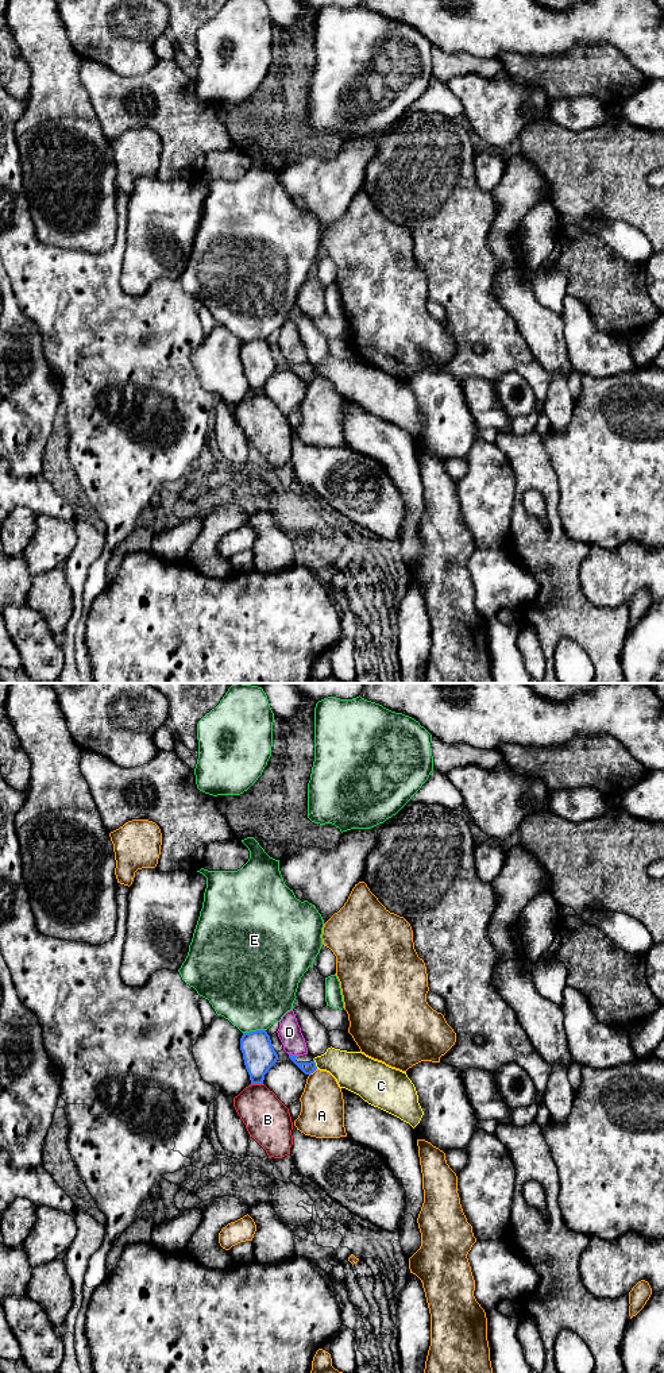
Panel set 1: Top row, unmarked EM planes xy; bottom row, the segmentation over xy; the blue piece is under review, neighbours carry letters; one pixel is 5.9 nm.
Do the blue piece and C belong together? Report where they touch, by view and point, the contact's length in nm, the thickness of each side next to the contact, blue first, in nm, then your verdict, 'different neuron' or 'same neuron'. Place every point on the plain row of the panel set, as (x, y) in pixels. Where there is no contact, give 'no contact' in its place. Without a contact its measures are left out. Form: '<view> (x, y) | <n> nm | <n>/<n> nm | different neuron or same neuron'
xy (315, 373) | 70 nm | 70/240 nm | different neuron

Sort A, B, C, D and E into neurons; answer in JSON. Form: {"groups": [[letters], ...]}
{"groups": [["A"], ["B"], ["C"], ["D"], ["E"]]}

